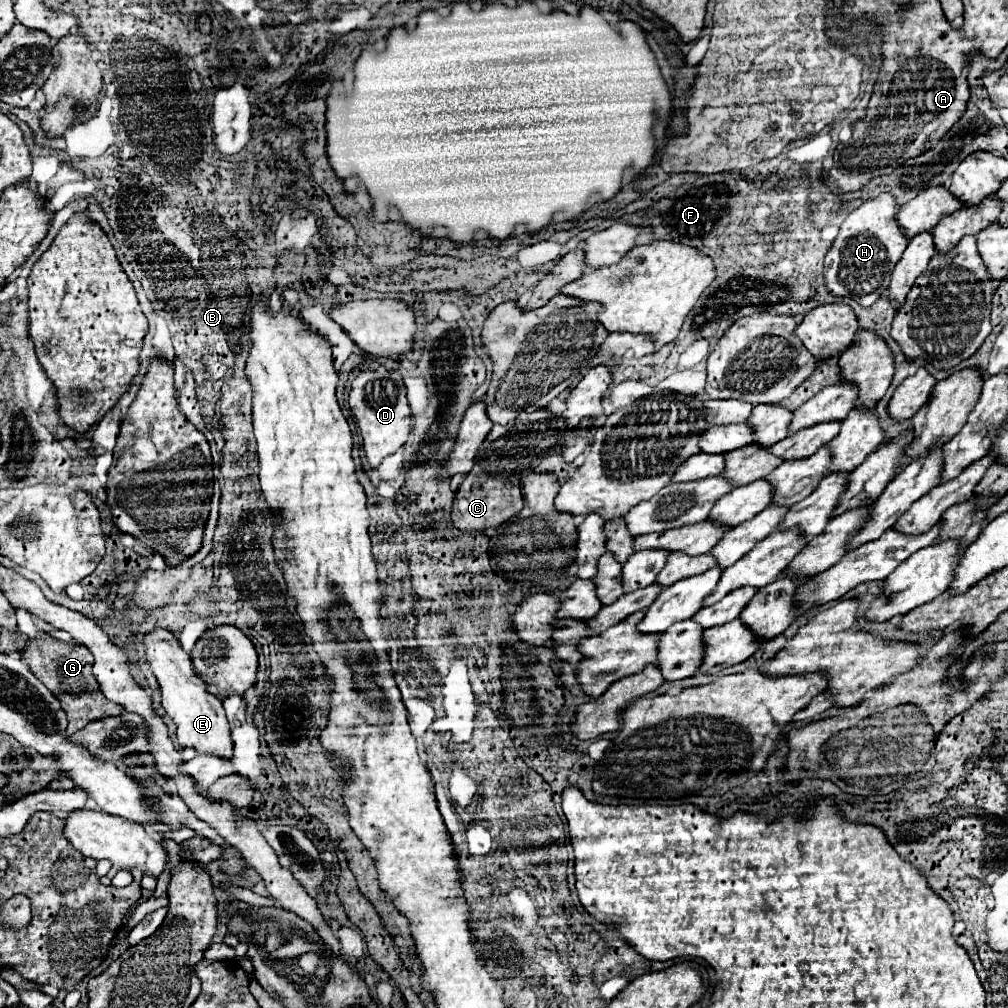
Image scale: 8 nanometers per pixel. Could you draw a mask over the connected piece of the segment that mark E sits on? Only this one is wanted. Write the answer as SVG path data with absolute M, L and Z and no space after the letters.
M155 627L151 633L143 637L147 663L157 677L157 683L163 693L163 707L167 715L177 725L177 741L181 747L195 747L199 753L213 753L219 757L233 755L233 741L231 741L231 725L225 717L223 701L207 691L203 679L193 671L191 655L181 647L179 639L163 629Z

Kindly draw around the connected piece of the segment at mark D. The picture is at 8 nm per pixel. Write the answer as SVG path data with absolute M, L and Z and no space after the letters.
M361 371L357 375L357 379L353 381L351 385L351 391L349 391L349 407L357 419L357 425L359 425L359 433L363 437L363 449L365 449L365 455L367 455L367 461L371 467L377 467L387 455L395 453L405 441L407 441L407 435L411 431L411 409L409 409L409 403L407 403L407 397L405 397L405 385L403 385L403 379L397 371L387 371L385 375L379 373L379 371Z

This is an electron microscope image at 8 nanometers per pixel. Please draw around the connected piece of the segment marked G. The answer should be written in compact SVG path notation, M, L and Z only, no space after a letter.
M31 639L27 647L23 649L25 663L31 667L31 671L49 687L49 691L61 701L61 707L67 713L69 727L67 735L73 735L75 731L83 729L89 721L103 719L107 715L121 715L125 709L123 705L117 705L109 701L93 675L93 655L87 647L77 643L65 643L65 641L53 641L53 639Z

